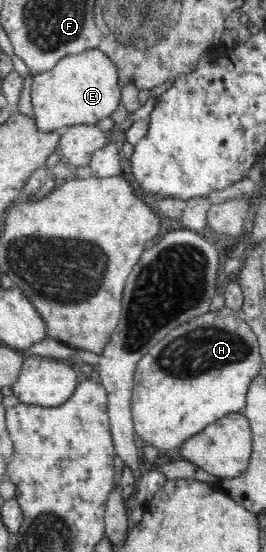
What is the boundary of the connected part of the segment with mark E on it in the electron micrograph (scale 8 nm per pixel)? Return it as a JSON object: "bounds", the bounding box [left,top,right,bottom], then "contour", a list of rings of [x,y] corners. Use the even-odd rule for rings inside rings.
{"bounds":[31,48,122,132],"contour":[[[89,48],[79,54],[64,56],[45,72],[33,75],[31,82],[31,106],[37,130],[41,132],[63,131],[65,128],[84,124],[97,125],[102,118],[107,118],[119,106],[122,89],[118,85],[118,72],[115,65],[98,48]]]}

